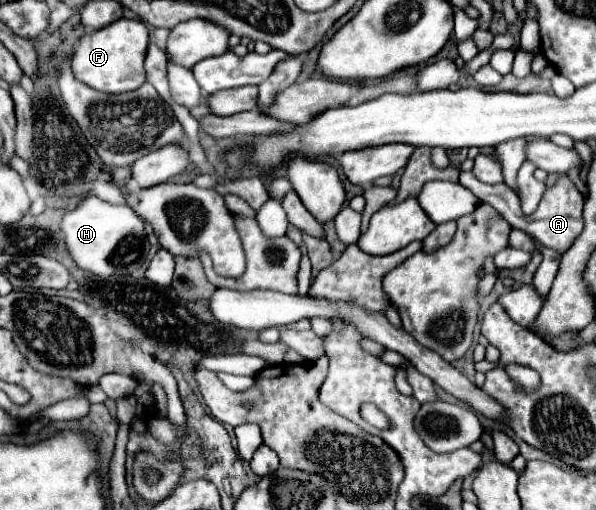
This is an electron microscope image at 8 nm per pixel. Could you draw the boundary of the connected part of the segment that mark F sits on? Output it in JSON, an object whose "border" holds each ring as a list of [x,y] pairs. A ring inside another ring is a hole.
{"border":[[[119,19],[99,31],[83,35],[77,41],[77,47],[71,55],[73,75],[87,87],[101,93],[117,95],[117,93],[135,91],[145,83],[143,59],[147,53],[147,43],[149,43],[149,33],[143,21]]]}

